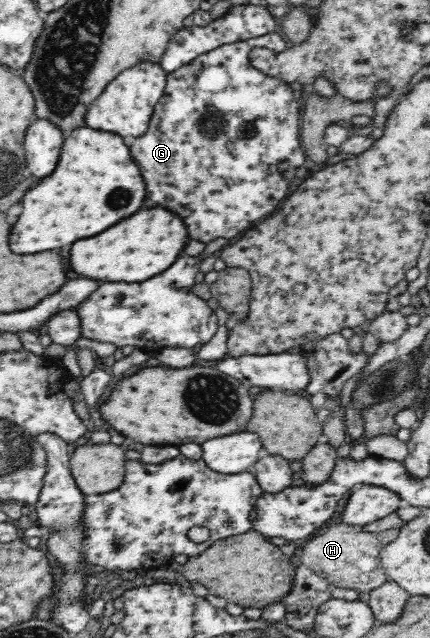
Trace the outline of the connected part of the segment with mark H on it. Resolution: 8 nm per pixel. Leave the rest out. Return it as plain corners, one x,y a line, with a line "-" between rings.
333,522
312,536
302,550
301,562
317,575
324,576
333,586
370,593
388,581
380,564
382,547
383,544
378,540
377,533
344,522

